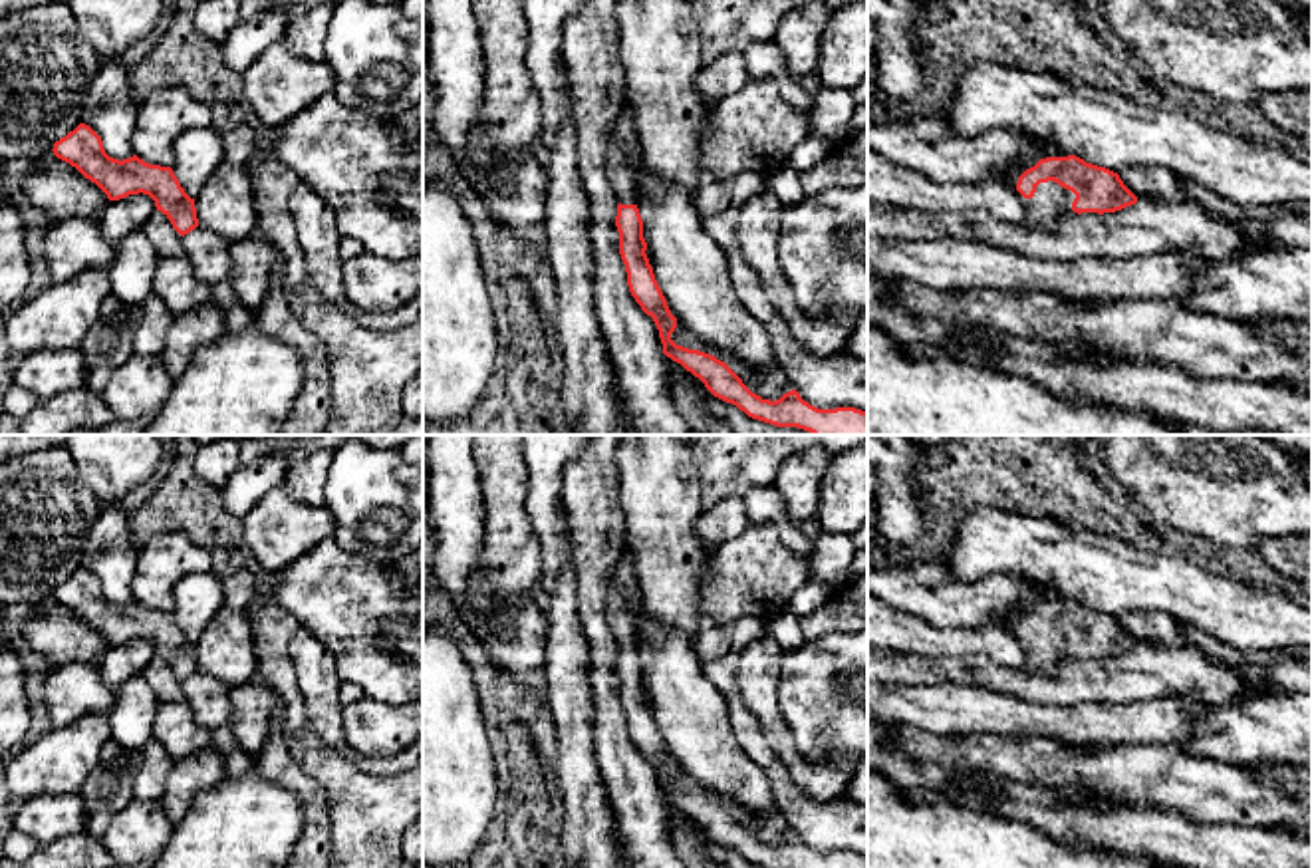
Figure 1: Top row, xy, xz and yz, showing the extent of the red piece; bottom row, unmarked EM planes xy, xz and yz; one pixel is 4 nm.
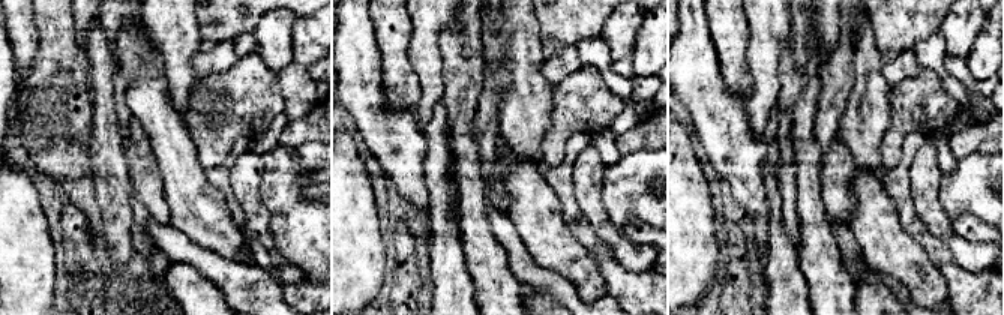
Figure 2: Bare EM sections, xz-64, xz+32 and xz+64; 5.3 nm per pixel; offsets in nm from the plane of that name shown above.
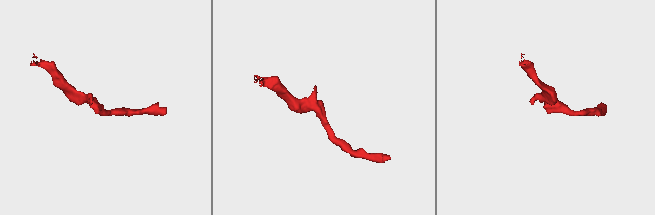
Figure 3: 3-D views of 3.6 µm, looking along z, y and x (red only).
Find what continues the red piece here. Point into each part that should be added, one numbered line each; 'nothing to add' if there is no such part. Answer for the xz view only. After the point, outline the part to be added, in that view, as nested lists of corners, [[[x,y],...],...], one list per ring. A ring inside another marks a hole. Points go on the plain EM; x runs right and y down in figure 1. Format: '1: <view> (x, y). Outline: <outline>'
1: xz (620, 616). Outline: [[[629,544],[623,558],[617,562],[615,578],[619,588],[609,592],[605,600],[605,620],[613,632],[613,638],[621,650],[637,650],[639,634],[635,614],[629,608],[629,598],[639,594],[639,580],[635,570],[637,546]]]

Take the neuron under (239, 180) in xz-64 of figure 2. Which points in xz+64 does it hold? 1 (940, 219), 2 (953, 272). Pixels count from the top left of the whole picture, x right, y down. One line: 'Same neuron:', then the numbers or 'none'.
Same neuron: 1

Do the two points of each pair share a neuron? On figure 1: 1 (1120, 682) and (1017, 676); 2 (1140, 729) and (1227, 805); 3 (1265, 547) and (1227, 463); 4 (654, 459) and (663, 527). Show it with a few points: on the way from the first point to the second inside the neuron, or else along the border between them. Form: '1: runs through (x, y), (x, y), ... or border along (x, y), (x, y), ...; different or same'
1: runs through (1094, 682), (1043, 684); same
2: border along (1174, 745), (1110, 747); different
3: border along (1291, 535), (1261, 539), (1253, 547); different
4: runs through (657, 475), (661, 511); same

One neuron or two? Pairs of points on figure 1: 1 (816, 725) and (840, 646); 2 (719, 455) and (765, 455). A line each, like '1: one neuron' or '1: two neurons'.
1: one neuron
2: one neuron

